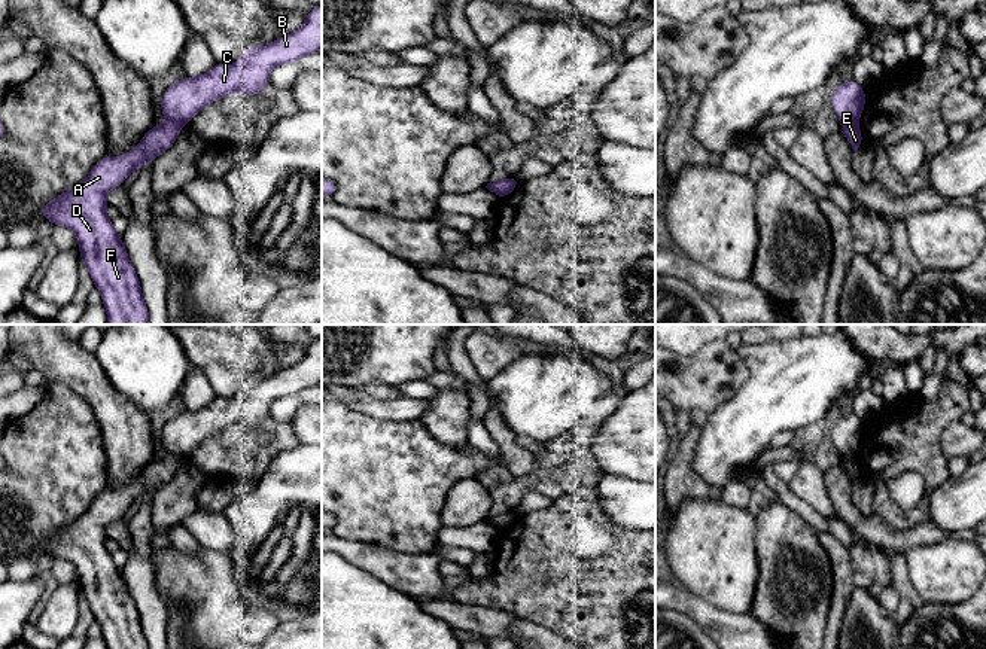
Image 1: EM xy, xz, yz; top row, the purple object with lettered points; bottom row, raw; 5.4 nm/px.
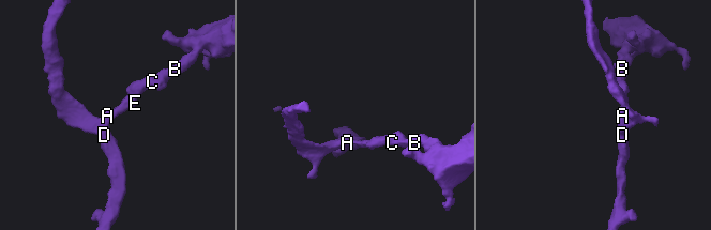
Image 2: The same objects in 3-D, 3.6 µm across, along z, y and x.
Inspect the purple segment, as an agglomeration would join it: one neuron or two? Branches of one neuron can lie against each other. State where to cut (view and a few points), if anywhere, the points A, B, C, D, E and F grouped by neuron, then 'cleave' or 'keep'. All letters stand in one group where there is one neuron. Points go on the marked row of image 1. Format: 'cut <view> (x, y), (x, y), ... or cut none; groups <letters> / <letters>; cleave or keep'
cut yz (857, 119), (842, 124); groups A D E F / B C; cleave

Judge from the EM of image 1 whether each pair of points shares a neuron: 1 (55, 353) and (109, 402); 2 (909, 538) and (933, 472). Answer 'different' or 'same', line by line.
1: same
2: different

